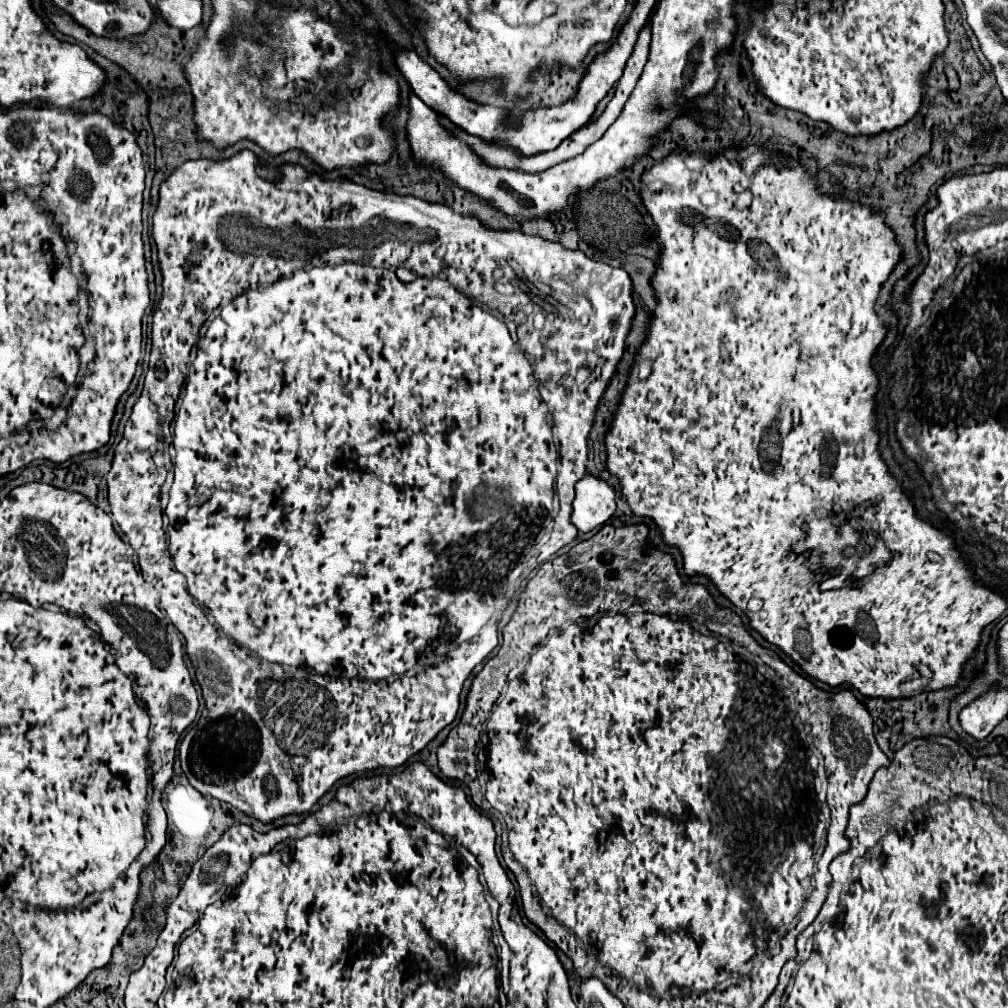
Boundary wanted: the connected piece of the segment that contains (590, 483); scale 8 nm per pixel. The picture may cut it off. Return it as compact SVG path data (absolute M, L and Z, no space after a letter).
M586 474L576 482L576 500L572 504L574 526L584 534L602 526L616 512L618 496L618 490L606 480Z

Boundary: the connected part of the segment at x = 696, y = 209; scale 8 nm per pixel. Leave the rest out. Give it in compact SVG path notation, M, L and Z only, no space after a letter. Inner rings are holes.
M682 152L682 154L676 154L676 156L668 156L668 158L664 158L664 160L662 160L662 162L660 162L660 164L656 164L656 166L654 166L654 168L650 168L650 170L648 170L648 172L646 172L646 174L644 174L644 176L642 176L642 184L644 184L644 186L646 186L646 184L648 184L648 186L650 186L650 198L648 198L648 200L650 200L650 202L648 202L648 206L646 206L646 208L648 208L648 212L650 212L650 216L652 216L652 218L654 218L654 222L656 222L656 228L658 228L658 232L656 232L656 236L658 236L658 242L660 242L660 244L662 244L662 260L660 260L660 270L656 270L656 274L654 274L654 278L652 278L652 282L654 282L654 290L656 290L656 298L658 298L658 308L656 308L656 310L654 310L654 320L652 320L652 322L650 322L650 336L648 336L648 340L646 340L646 342L644 342L644 346L642 346L642 348L640 348L640 352L638 352L638 356L636 356L636 360L638 360L638 358L652 358L652 360L654 360L654 370L652 370L652 374L650 374L650 376L648 376L648 380L644 380L644 382L642 382L642 380L638 380L638 372L637 372L637 368L636 368L636 364L634 364L634 366L632 366L632 372L630 372L630 380L628 380L628 386L626 386L626 390L624 390L624 394L622 394L622 402L620 402L620 408L618 408L618 414L616 414L616 418L614 418L614 420L612 420L612 424L610 424L610 430L612 430L612 444L610 444L610 450L612 450L612 452L608 452L608 470L610 470L610 472L612 472L612 474L614 474L614 476L618 476L618 478L620 478L620 486L622 486L622 494L624 494L624 496L626 496L626 500L628 500L628 504L630 504L630 506L632 506L632 512L634 512L634 514L638 514L638 516L648 516L648 518L654 518L654 522L656 522L656 524L658 524L658 528L660 528L660 532L662 532L662 536L664 536L664 542L666 542L666 544L672 544L672 546L678 546L678 548L680 548L680 552L682 552L682 556L684 556L684 570L686 570L686 574L706 574L706 576L708 576L708 578L710 578L710 580L712 580L712 582L714 582L714 584L716 584L716 586L718 586L718 590L720 590L720 592L722 592L722 594L724 594L724 596L728 596L728 600L732 600L732 604L734 604L734 606L736 606L736 610L738 610L738 612L746 612L746 614L748 614L748 618L750 618L750 626L752 626L752 628L754 628L754 630L758 630L758 632L760 632L760 634L762 634L762 636L764 636L764 638L766 638L766 640L768 640L768 642L770 642L770 644L776 644L776 646L778 646L778 648L782 648L782 650L784 650L784 652L786 652L786 654L788 654L788 656L790 656L790 658L792 658L792 660L794 660L794 662L798 662L798 664L800 664L800 666L802 666L802 670L804 670L804 672L806 672L806 674L808 674L808 676L812 676L812 678L818 678L818 680L820 680L820 682L826 682L826 684L830 684L830 686L840 686L840 684L848 684L848 686L852 686L852 688L856 688L856 690L860 690L860 692L862 692L862 694L864 694L864 696L882 696L882 698L898 698L898 694L900 694L900 688L901 688L901 696L906 696L906 697L909 697L909 696L910 696L910 695L913 695L913 694L916 694L916 693L918 693L918 692L920 692L920 691L923 691L923 690L924 690L924 684L925 684L925 683L926 683L926 682L927 682L927 681L928 681L928 680L930 680L930 679L931 679L931 678L932 678L932 680L930 680L930 682L928 682L928 690L938 690L938 688L944 688L944 686L952 686L952 684L956 684L956 682L958 682L958 678L960 678L960 670L962 670L962 664L964 664L964 662L966 662L966 658L968 658L968 656L970 656L970 654L972 654L972 650L974 650L974 648L976 648L976 646L978 646L978 640L980 640L980 632L982 632L982 628L984 628L984 626L986 626L986 624L990 624L990 622L992 622L992 620L996 620L996 618L998 618L998 616L1000 616L1000 614L1002 614L1002 612L1004 612L1004 608L1006 608L1006 602L1004 602L1004 600L1002 600L1002 598L1000 598L1000 596L998 596L998 594L994 594L994 592L990 592L990 590L986 590L986 588L984 588L984 586L982 586L982 584L980 584L980 582L976 582L976 580L974 580L974 576L972 576L972 572L970 572L970 568L968 568L968 566L966 566L966 564L964 564L964 560L962 560L962 558L960 558L960 556L958 556L958 552L956 552L956 548L954 548L954 546L952 546L952 542L950 542L950 540L948 540L948 538L944 538L944 536L942 536L942 534L940 534L940 532L938 532L938 530L934 530L934 528L932 528L932 526L928 526L928 524L924 524L924 522L920 522L920 520L918 520L918 518L916 518L916 512L914 512L914 506L912 506L912 502L910 502L910 500L908 500L908 498L904 498L904 492L902 492L902 490L900 490L900 488L898 488L898 482L896 482L896 480L894 480L894 478L892 478L892 476L890 476L890 472L888 472L888 468L886 468L886 464L884 464L884 460L882 460L882 458L880 458L880 454L878 454L878 434L876 434L876 420L874 420L874 394L876 394L876 388L878 388L878 380L876 380L876 374L874 374L874 372L872 372L872 370L870 370L870 356L872 356L872 354L874 354L874 349L877 349L877 348L878 348L878 347L879 347L879 346L880 346L880 345L881 345L881 344L882 344L882 342L883 342L883 340L884 340L884 338L885 338L885 335L886 335L886 328L885 328L885 325L884 325L884 323L883 323L883 322L880 322L880 320L878 320L878 318L876 318L876 314L874 314L874 310L872 310L872 306L874 306L874 300L876 300L876 294L878 294L878 290L880 290L880 286L882 286L882 284L884 284L884 282L886 282L886 278L888 278L888 274L890 274L890 272L892 272L892 268L894 268L894 264L896 264L896 262L898 262L898 260L900 260L900 254L902 254L902 250L900 250L900 246L896 246L896 240L894 240L894 238L892 238L892 232L890 232L890 230L888 230L888 228L886 228L886 226L884 226L884 216L882 216L882 214L880 214L880 212L872 212L872 210L870 210L870 208L868 208L868 206L858 206L858 204L852 204L852 202L848 202L848 200L838 200L838 198L830 198L830 196L820 196L820 194L818 194L818 192L816 192L816 188L814 188L814 182L812 182L812 178L810 178L810 176L808 176L808 174L806 174L806 172L804 172L804 170L802 170L802 168L800 168L800 166L798 166L798 164L788 164L788 166L784 166L784 168L782 168L782 170L774 170L774 168L770 168L770 166L766 166L766 164L764 164L764 166L762 166L762 168L760 168L760 170L758 170L758 174L756 174L756 178L754 178L754 180L748 180L748 176L746 176L746 174L744 174L744 172L742 172L742 168L740 168L740 164L738 164L738 160L734 160L734 158L732 158L732 156L726 156L726 154L720 154L720 156L716 156L716 158L714 158L714 160L710 160L710 162L708 162L708 164L706 164L706 166L704 166L704 168L702 168L702 170L700 170L700 172L692 172L692 170L690 170L690 168L688 168L688 166L686 166L686 158L688 158L688 154L686 154L686 152ZM746 188L752 188L752 204L750 204L750 208L744 208L744 210L740 210L740 208L736 208L736 200L738 200L738 196L740 196L740 192L742 192L742 190L746 190ZM880 494L882 494L882 502L874 502L874 500L876 500L876 496L880 496ZM856 510L864 510L864 514L862 514L862 516L856 516L856 514L854 514L854 512L856 512ZM845 546L848 546L848 554L852 554L852 556L854 556L854 554L857 554L857 559L856 559L856 568L852 568L852 560L850 560L850 561L849 561L849 559L848 559L848 558L845 558L845 557L844 557L844 556L843 556L843 554L842 554L842 551L843 551L843 549L844 549L844 548L845 548ZM930 552L936 552L936 554L938 554L938 560L936 560L936 562L934 562L934 560L930 560L930 558L928 558L928 554L930 554ZM916 664L926 664L926 667L925 667L925 666L924 666L924 665L920 665L920 666L919 666L919 677L918 677L918 678L915 678L915 679L913 679L913 680L911 680L911 681L907 681L907 682L904 682L904 680L908 680L908 678L912 678L912 676L916 676L916 672L914 672L914 666L916 666Z

